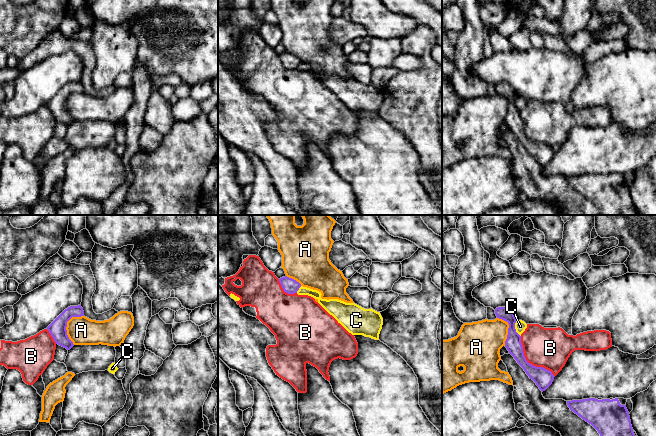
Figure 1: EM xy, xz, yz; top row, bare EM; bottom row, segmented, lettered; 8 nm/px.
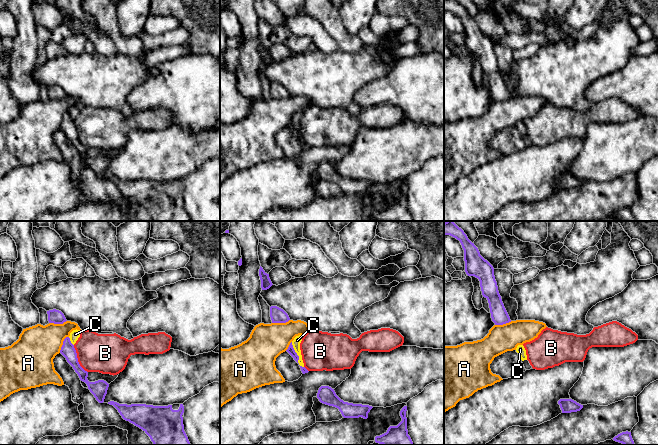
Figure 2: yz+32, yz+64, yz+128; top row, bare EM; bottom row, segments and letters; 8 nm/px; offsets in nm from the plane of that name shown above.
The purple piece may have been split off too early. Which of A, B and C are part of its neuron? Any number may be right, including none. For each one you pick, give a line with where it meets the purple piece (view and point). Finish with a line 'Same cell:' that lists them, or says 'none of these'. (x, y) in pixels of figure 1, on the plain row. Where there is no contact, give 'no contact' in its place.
Same cell: none of these

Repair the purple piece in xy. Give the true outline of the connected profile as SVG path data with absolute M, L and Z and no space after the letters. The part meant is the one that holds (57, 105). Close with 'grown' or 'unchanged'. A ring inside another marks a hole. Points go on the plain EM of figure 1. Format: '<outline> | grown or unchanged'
M81 81L70 82L65 85L48 103L47 106L53 113L56 120L70 126L74 120L67 111L67 98L72 93L84 92L84 87Z | unchanged

